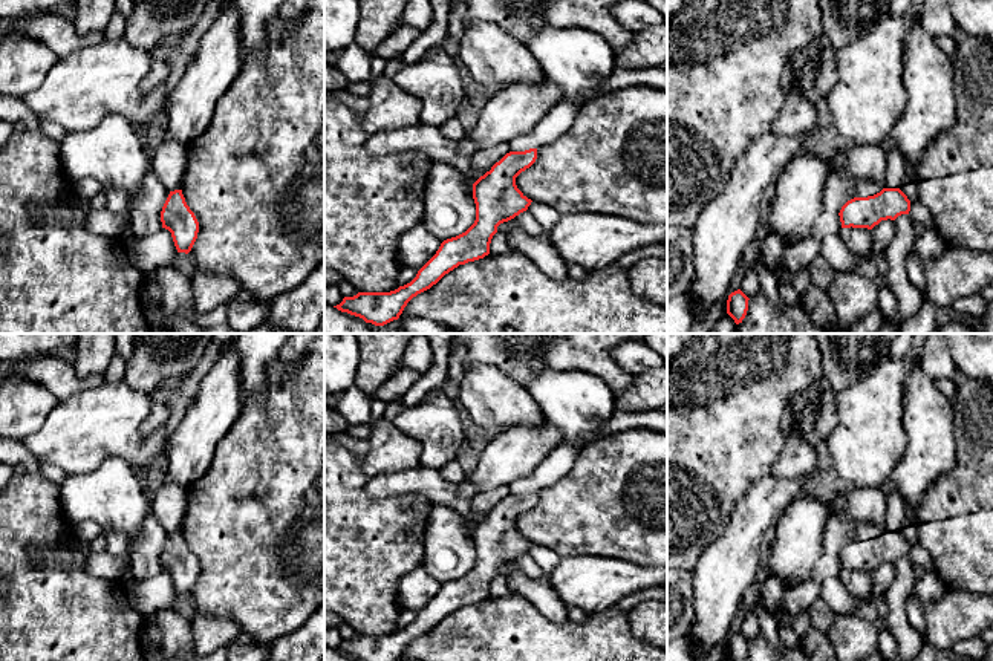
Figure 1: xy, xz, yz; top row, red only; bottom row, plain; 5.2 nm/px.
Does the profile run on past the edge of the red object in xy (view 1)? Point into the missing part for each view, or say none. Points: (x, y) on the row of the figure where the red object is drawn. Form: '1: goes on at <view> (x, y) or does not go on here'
1: does not go on here

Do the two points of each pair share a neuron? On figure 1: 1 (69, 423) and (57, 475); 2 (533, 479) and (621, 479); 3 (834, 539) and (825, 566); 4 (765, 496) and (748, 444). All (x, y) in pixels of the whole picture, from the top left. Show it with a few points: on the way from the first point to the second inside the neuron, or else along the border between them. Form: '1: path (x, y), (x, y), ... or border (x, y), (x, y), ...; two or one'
1: border (42, 462), (57, 465), (66, 475); two
2: border (580, 450), (574, 465), (537, 493); two
3: path (833, 545), (830, 560); one
4: border (770, 472), (759, 478), (735, 505); two

